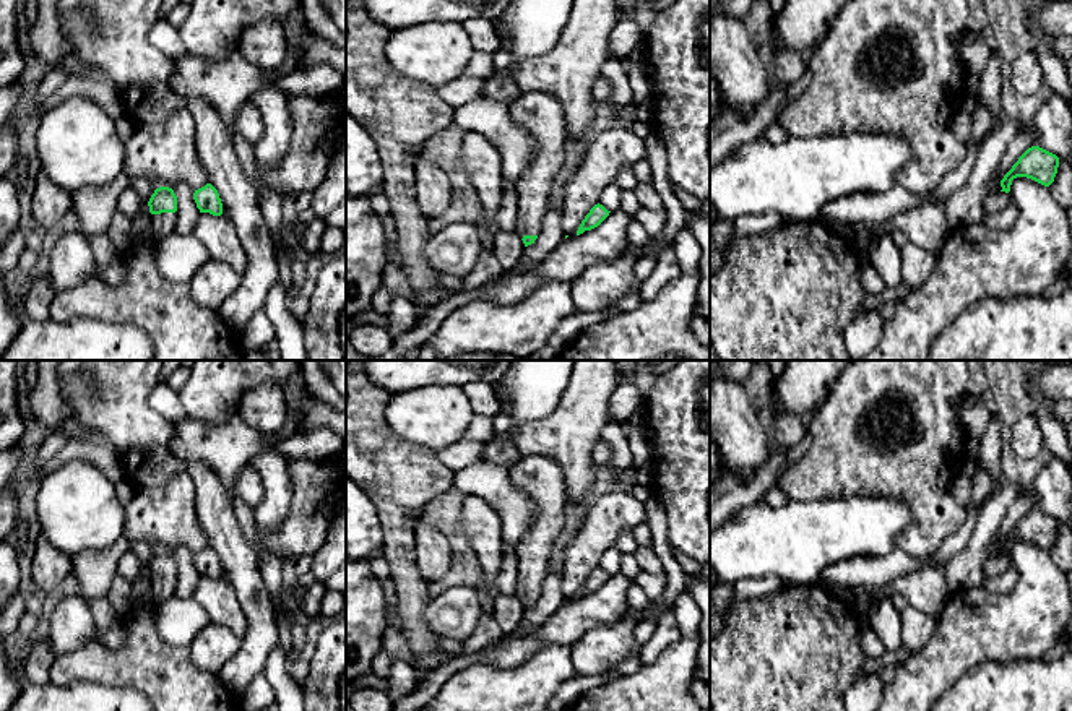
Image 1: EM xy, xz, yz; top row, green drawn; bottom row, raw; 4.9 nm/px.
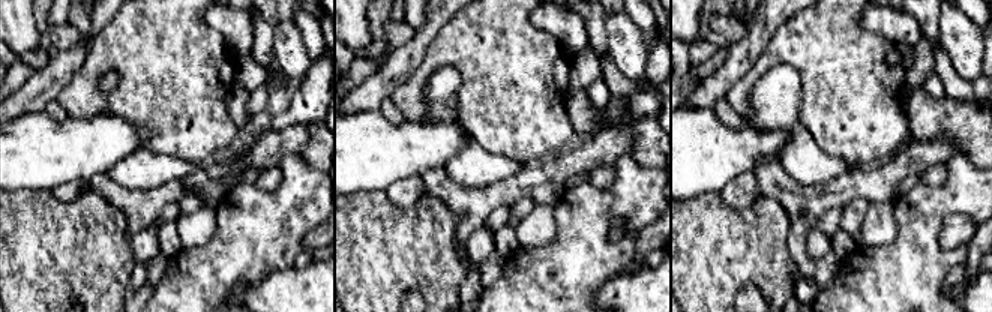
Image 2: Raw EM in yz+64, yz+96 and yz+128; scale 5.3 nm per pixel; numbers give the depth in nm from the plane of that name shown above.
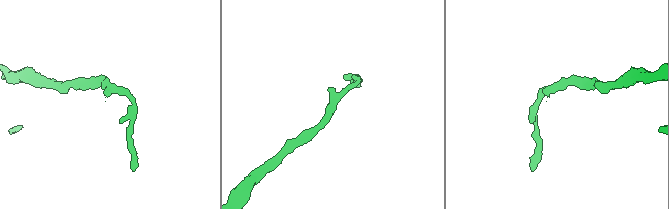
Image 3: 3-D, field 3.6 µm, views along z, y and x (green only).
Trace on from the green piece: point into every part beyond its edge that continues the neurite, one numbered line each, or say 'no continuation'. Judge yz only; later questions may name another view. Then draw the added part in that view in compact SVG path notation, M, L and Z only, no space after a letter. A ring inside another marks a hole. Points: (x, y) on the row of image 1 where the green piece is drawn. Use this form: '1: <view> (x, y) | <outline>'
no continuation

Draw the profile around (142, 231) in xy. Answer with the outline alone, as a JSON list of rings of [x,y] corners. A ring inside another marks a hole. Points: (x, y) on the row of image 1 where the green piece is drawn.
[[[141,206],[132,222],[132,240],[148,242],[154,239],[151,231],[151,213],[148,206]]]

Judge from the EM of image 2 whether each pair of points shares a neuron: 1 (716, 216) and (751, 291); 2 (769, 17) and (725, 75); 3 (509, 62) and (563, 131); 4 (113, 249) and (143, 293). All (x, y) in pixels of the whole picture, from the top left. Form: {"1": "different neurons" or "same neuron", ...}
{"1": "different neurons", "2": "same neuron", "3": "same neuron", "4": "different neurons"}

